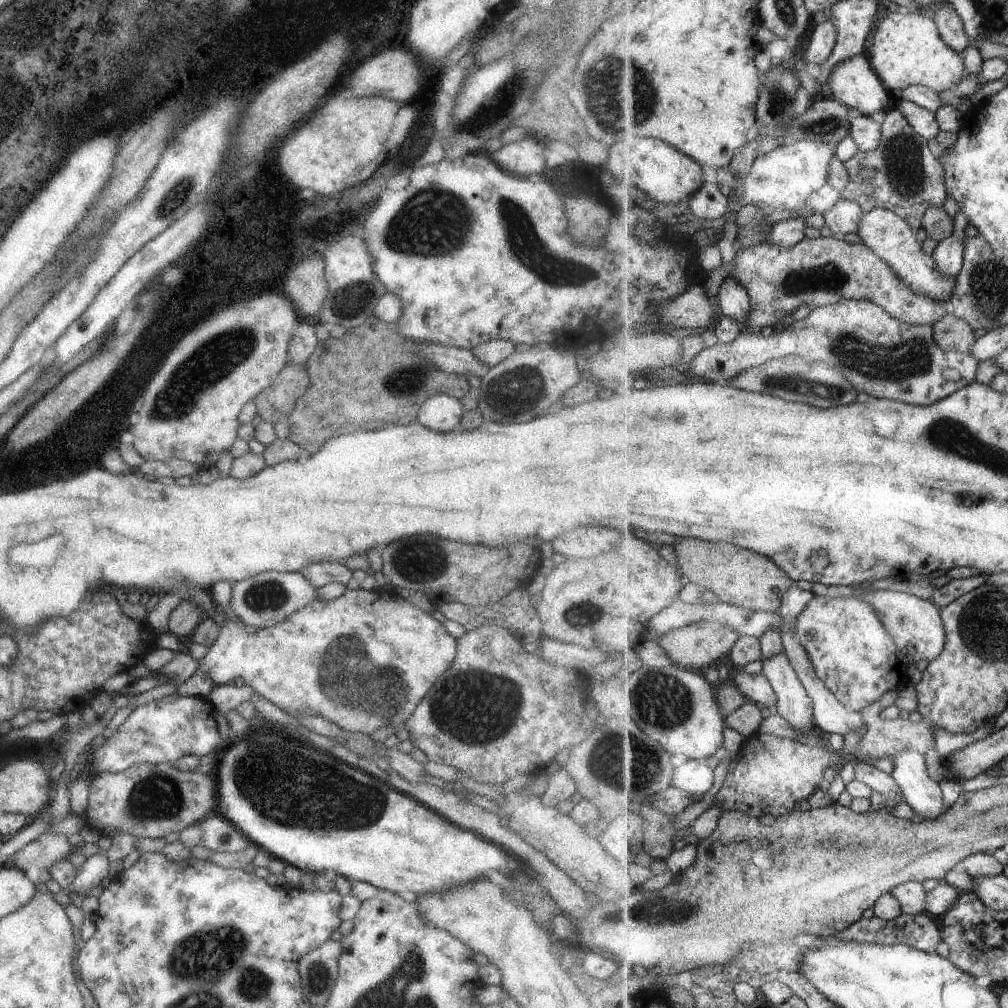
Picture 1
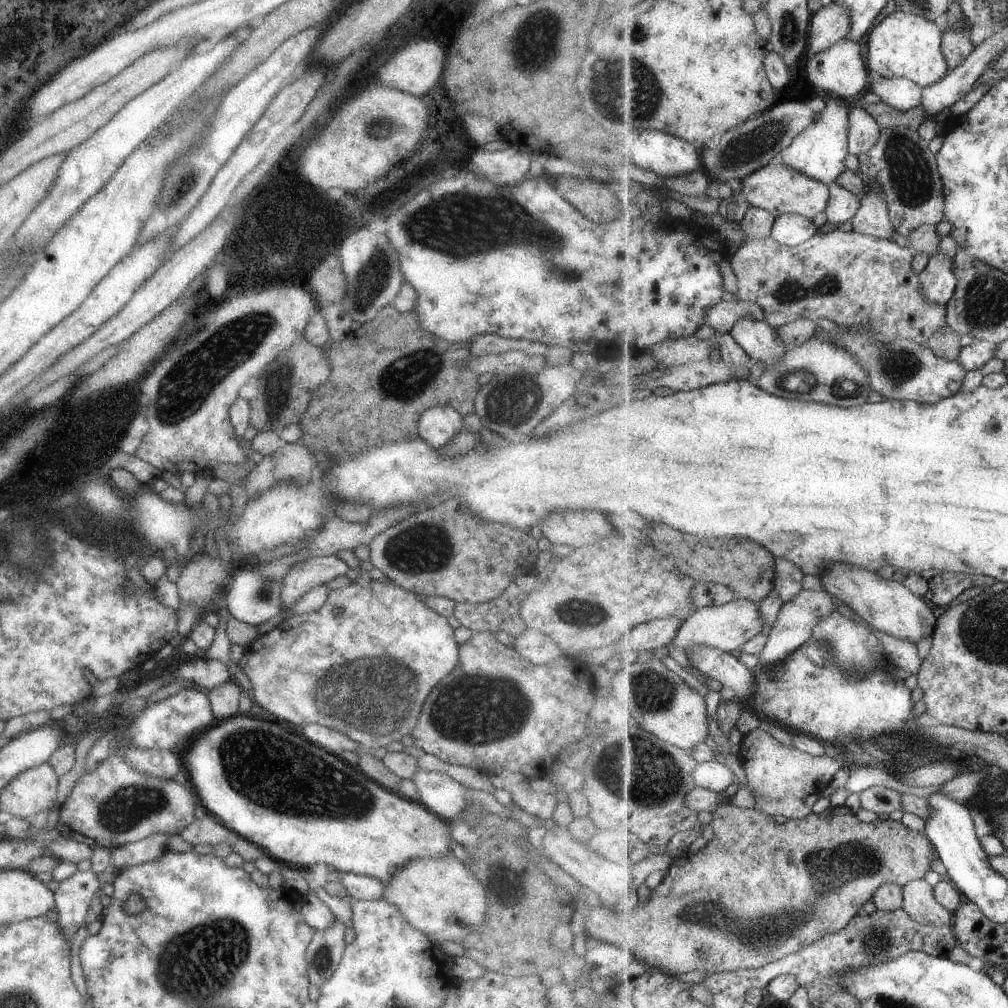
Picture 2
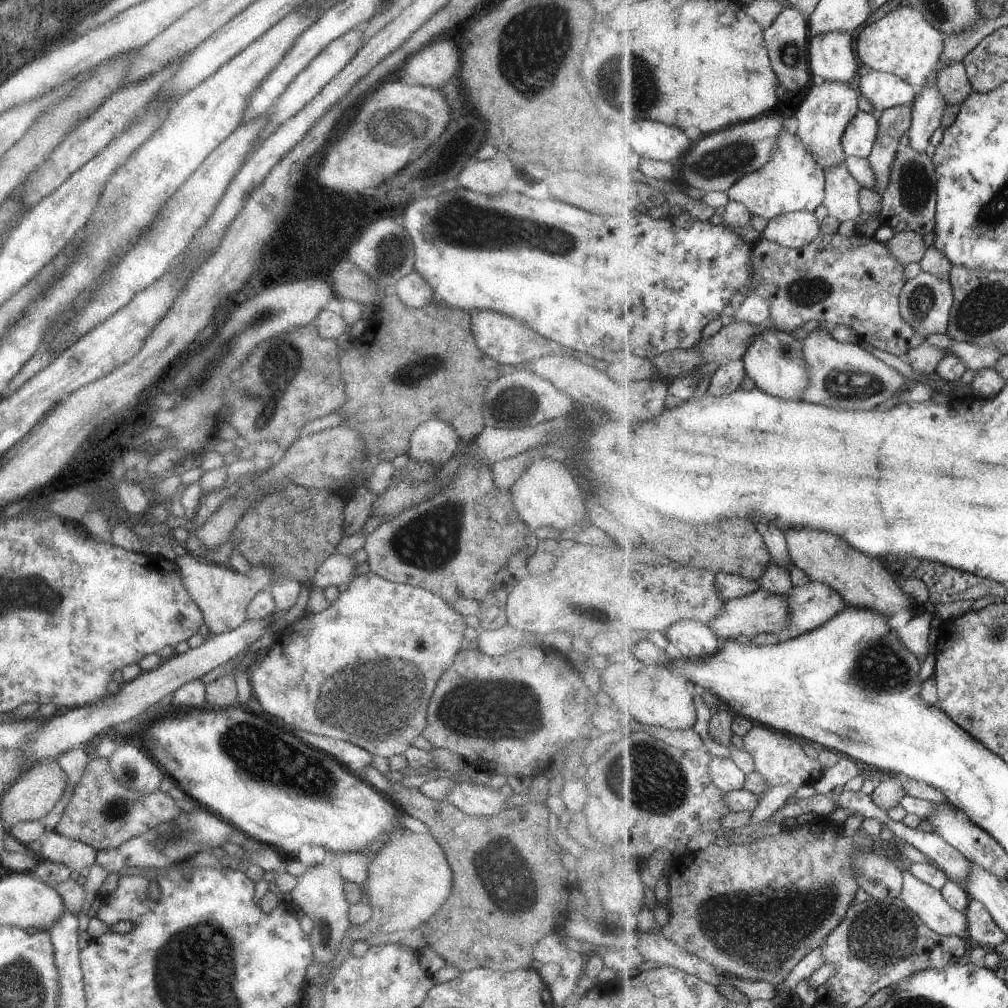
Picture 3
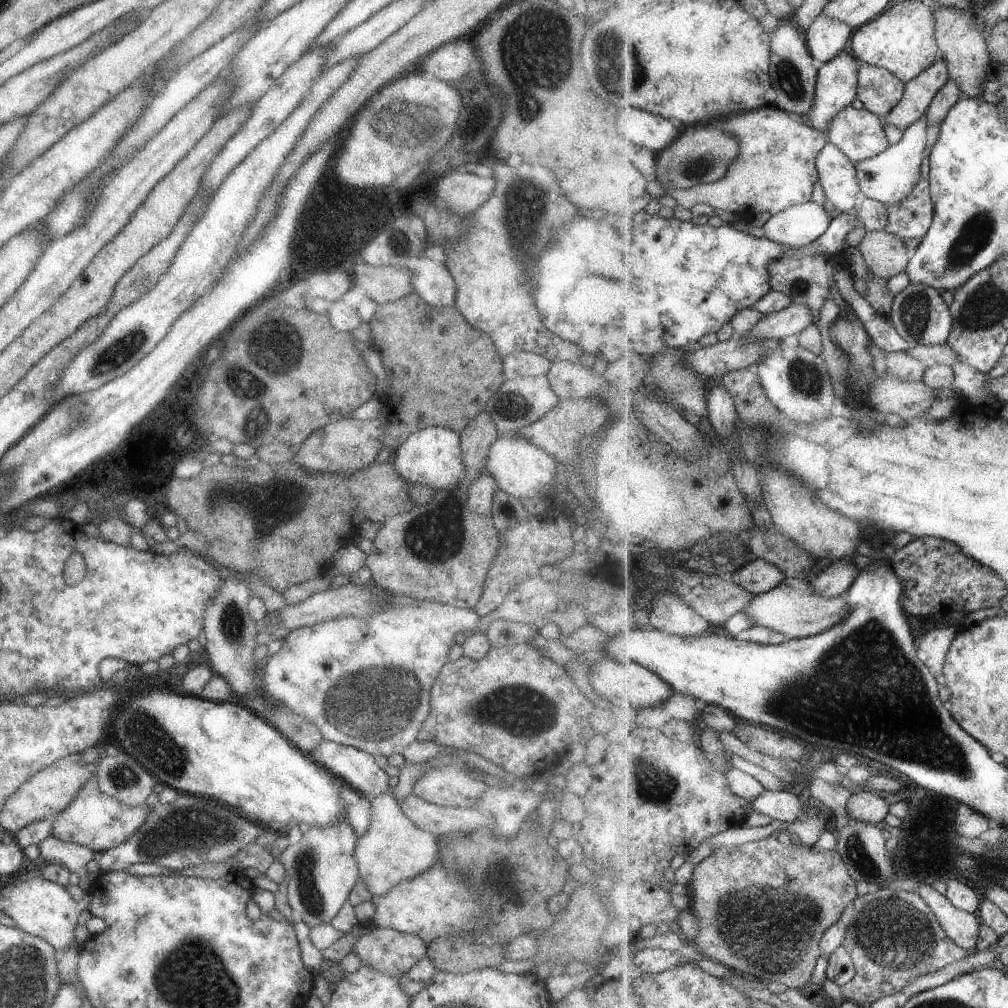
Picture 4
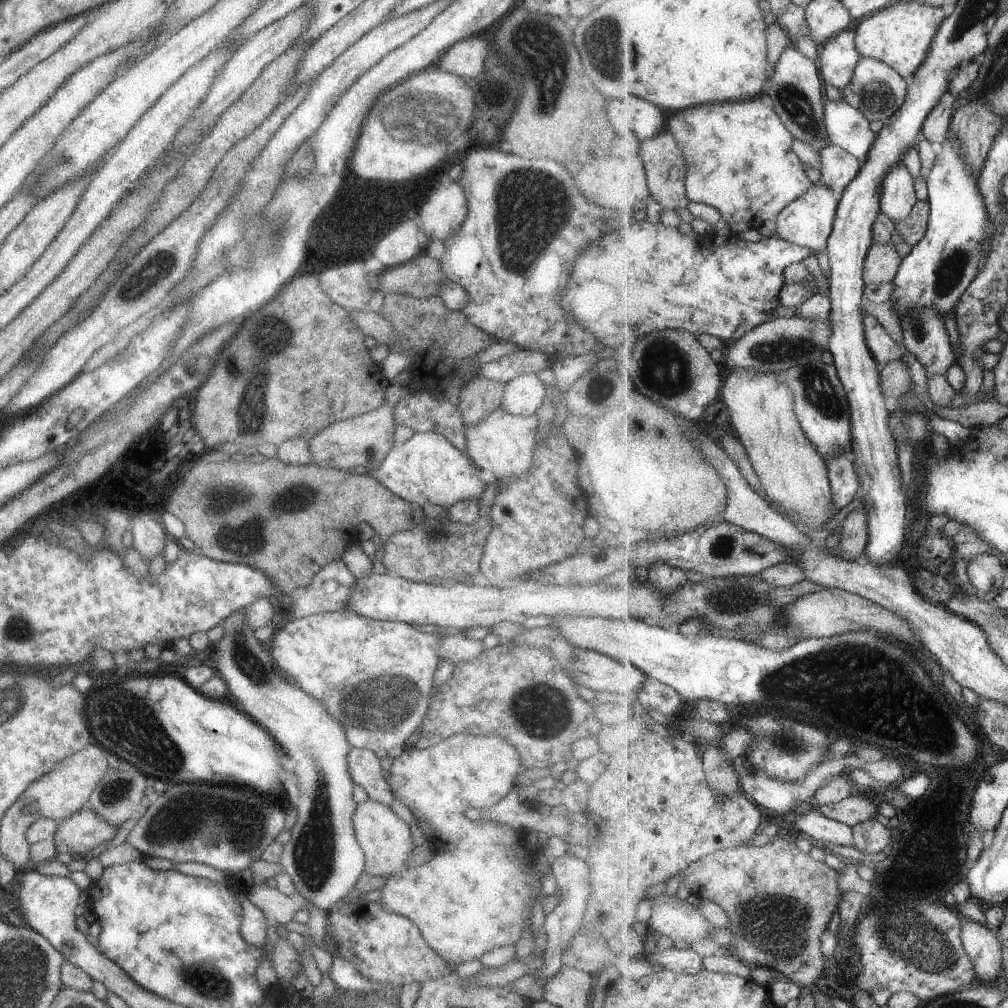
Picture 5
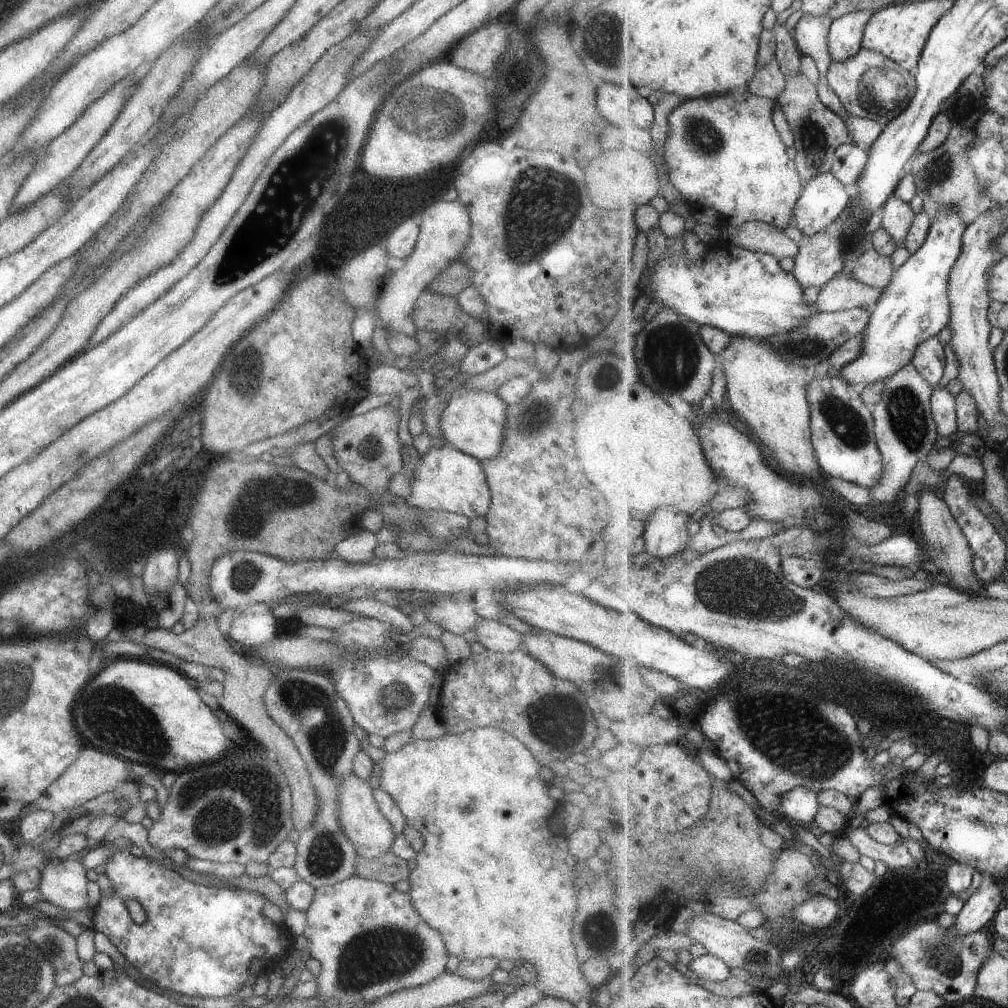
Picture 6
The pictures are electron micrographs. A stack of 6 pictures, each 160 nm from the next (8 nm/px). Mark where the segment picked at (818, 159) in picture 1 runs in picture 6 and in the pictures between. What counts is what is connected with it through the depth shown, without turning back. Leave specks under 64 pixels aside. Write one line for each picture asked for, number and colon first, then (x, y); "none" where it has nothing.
2: (821, 150)
3: (821, 119)
4: (837, 86)
5: (838, 58)
6: (845, 38)

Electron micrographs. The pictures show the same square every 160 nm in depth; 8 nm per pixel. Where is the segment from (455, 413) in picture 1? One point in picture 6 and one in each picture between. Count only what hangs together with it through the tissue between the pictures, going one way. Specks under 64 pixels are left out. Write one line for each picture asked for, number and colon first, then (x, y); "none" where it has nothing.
2: (437, 425)
3: (434, 441)
4: (431, 457)
5: (426, 468)
6: (443, 479)

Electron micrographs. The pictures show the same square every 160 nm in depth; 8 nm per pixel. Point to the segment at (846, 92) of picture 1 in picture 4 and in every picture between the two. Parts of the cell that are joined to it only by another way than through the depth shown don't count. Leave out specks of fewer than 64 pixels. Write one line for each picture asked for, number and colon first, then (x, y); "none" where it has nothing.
2: (840, 70)
3: (832, 57)
4: (827, 37)

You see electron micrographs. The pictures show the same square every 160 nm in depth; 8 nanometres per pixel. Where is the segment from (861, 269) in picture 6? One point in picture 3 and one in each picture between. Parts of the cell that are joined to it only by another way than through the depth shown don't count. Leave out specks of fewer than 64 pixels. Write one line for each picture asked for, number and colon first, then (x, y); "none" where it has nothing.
3: (907, 246)
4: (885, 254)
5: (882, 263)

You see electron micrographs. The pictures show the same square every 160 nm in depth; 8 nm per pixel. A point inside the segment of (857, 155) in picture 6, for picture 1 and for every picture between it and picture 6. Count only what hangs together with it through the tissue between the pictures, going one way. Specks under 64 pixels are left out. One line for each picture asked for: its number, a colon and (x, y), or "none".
1: (846, 216)
2: (843, 205)
3: (842, 200)
4: (838, 173)
5: (838, 168)

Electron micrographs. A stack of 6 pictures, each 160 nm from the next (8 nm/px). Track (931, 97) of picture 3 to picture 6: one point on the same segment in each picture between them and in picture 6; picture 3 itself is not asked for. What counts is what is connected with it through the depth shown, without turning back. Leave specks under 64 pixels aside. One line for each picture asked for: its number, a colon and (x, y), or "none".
4: (889, 177)
5: (898, 198)
6: (898, 216)

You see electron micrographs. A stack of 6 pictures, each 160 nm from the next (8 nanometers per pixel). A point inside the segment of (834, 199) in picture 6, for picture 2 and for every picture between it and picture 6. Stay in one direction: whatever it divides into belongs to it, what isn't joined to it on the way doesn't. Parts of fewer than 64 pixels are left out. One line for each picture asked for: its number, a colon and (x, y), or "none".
2: (792, 229)
3: (795, 229)
4: (796, 226)
5: (808, 221)

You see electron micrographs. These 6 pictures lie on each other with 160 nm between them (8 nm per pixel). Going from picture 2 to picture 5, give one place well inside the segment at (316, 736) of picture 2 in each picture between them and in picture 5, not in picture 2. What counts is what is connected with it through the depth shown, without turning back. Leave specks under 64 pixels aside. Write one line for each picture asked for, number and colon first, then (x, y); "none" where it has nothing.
3: (354, 758)
4: (356, 768)
5: (363, 766)

